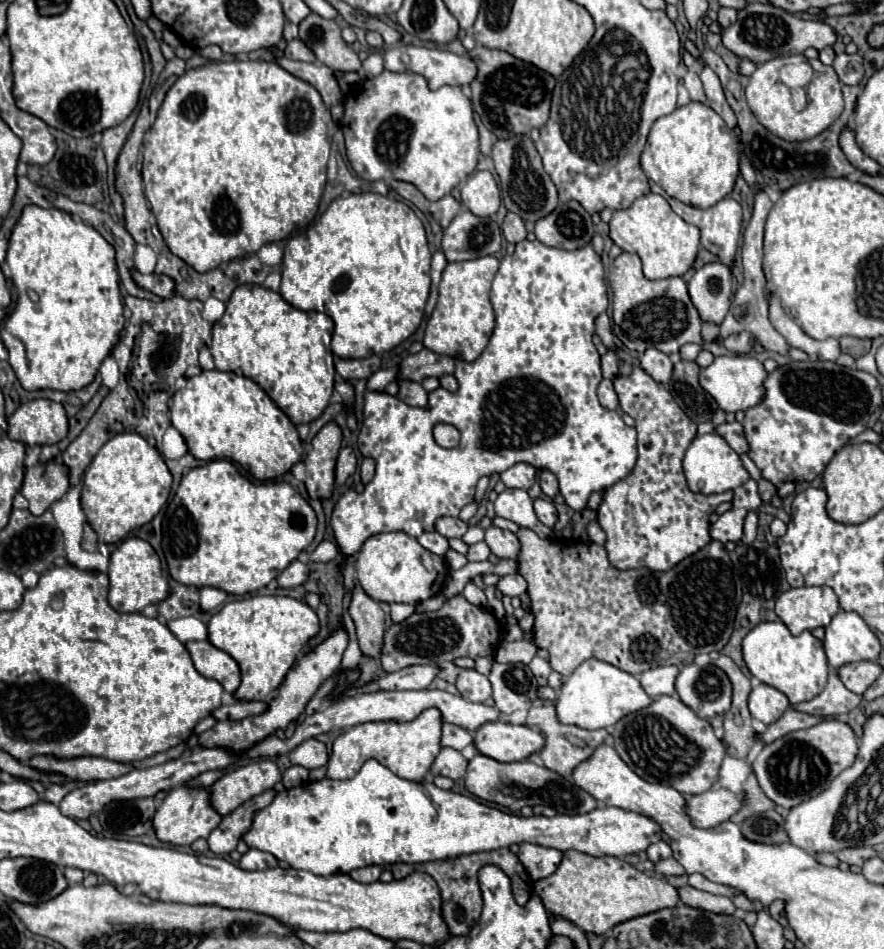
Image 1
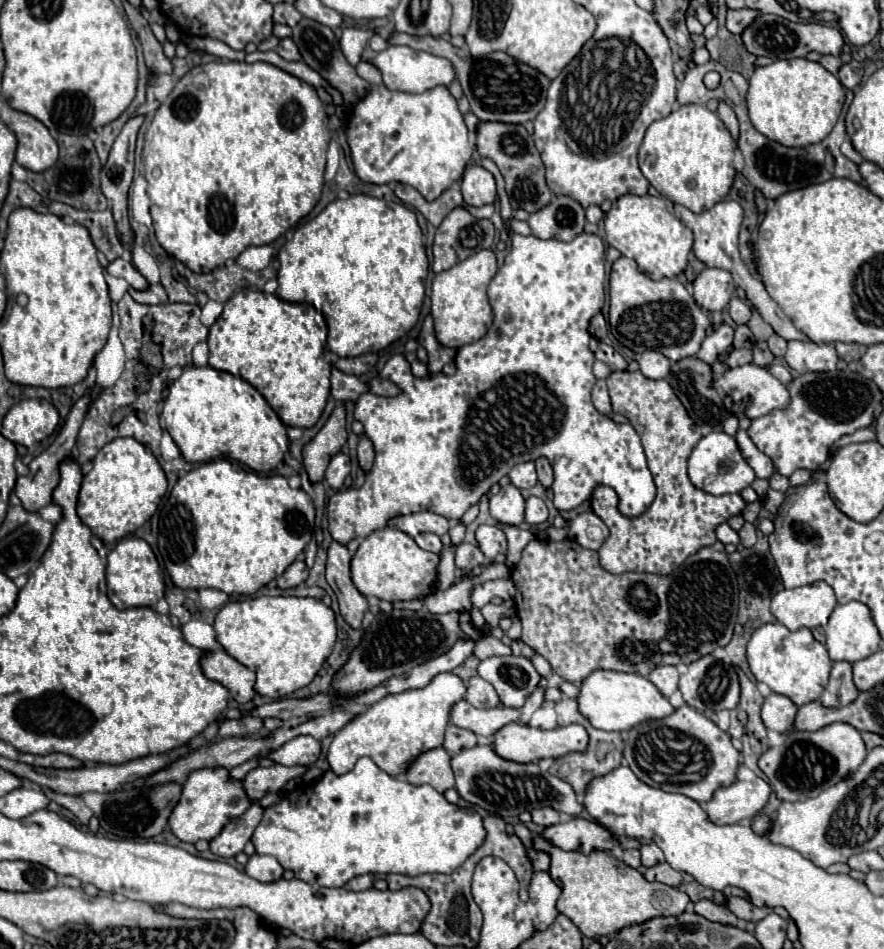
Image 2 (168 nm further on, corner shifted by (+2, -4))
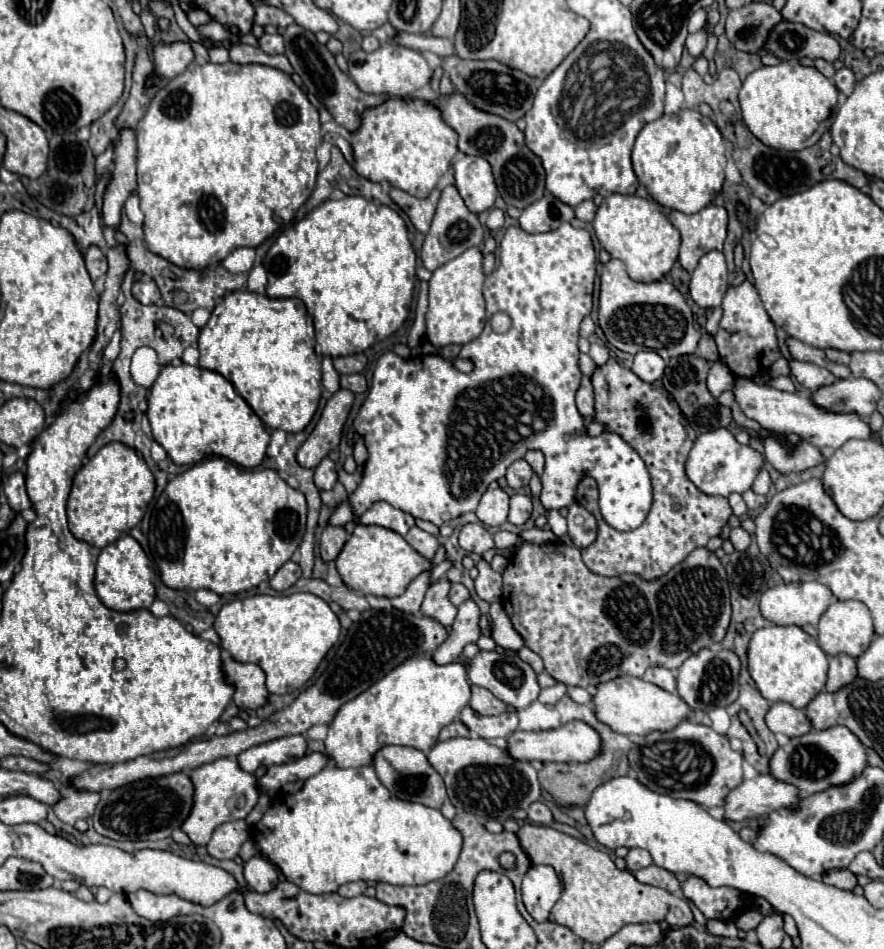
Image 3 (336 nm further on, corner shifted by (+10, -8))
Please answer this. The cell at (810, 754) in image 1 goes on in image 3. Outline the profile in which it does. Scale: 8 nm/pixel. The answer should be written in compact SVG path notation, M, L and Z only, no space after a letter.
M833 726L819 732L813 730L809 734L791 738L791 742L787 746L779 746L769 760L771 776L781 782L793 784L799 790L801 798L811 796L815 792L823 792L825 788L837 784L847 784L849 780L857 778L865 770L865 766L867 766L865 746L845 726Z

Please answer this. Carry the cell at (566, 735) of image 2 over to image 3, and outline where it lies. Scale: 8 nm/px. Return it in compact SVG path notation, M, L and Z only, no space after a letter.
M567 722L555 730L523 732L515 730L507 736L507 754L513 760L539 760L539 762L589 762L601 748L599 736L585 722Z

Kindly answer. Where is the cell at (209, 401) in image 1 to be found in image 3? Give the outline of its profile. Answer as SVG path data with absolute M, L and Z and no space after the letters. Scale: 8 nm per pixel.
M167 364L161 370L155 384L151 386L147 402L149 402L147 418L151 422L153 438L155 438L155 442L159 442L165 448L167 456L177 466L197 464L201 460L221 456L243 468L255 468L263 462L263 458L267 454L271 434L267 432L267 428L259 420L259 416L251 410L251 406L237 394L235 386L217 372L205 370L199 366L189 366L189 364L179 364L179 366Z

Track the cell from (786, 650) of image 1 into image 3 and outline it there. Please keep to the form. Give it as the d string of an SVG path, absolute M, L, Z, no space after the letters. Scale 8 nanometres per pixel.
M767 626L757 630L751 636L747 660L749 674L765 700L787 702L799 710L823 690L827 680L827 654L819 648L817 640L799 626Z

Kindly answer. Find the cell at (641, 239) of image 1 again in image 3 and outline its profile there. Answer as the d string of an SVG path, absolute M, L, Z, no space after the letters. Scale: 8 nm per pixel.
M611 194L601 202L593 220L595 236L599 244L617 260L627 266L627 274L637 282L657 282L663 280L673 264L677 262L681 238L677 228L661 212L655 200L639 196Z

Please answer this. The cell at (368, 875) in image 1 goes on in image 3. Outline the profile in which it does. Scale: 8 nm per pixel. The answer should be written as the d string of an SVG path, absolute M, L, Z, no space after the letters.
M359 880L359 882L349 882L349 884L343 884L337 892L339 892L341 896L345 896L345 898L353 898L353 896L363 894L363 890L365 890L365 888L367 888L367 882Z

